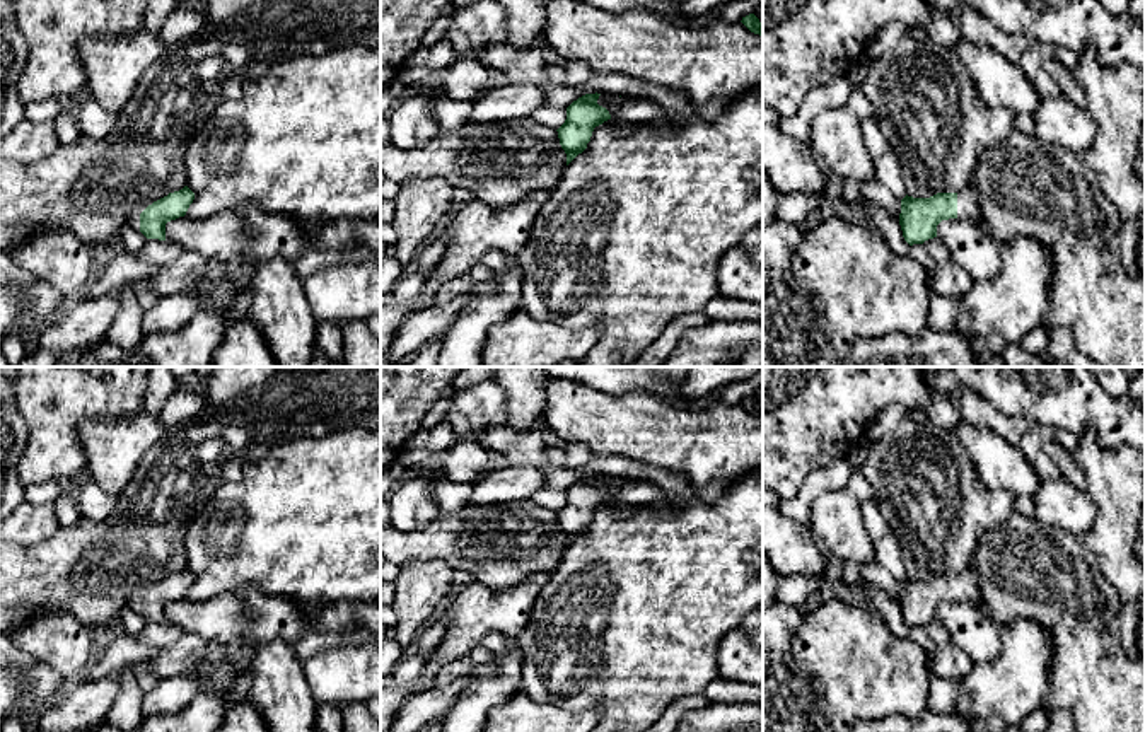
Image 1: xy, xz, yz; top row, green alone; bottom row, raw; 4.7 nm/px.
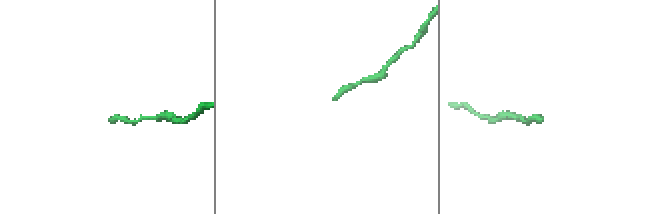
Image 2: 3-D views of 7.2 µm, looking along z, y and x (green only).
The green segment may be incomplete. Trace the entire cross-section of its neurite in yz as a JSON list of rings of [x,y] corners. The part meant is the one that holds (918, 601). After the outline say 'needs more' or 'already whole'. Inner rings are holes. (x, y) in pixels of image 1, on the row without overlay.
[[[969,568],[959,575],[937,575],[930,580],[906,577],[901,582],[899,607],[910,628],[923,626],[937,619],[937,607],[942,602],[974,602],[979,599],[979,594],[978,578]]]; needs more

